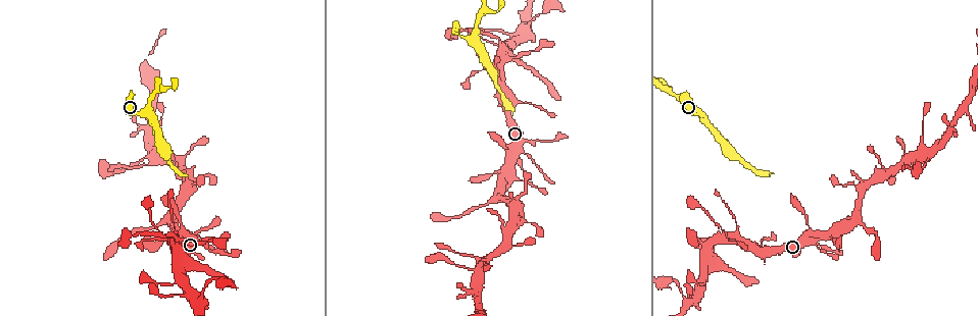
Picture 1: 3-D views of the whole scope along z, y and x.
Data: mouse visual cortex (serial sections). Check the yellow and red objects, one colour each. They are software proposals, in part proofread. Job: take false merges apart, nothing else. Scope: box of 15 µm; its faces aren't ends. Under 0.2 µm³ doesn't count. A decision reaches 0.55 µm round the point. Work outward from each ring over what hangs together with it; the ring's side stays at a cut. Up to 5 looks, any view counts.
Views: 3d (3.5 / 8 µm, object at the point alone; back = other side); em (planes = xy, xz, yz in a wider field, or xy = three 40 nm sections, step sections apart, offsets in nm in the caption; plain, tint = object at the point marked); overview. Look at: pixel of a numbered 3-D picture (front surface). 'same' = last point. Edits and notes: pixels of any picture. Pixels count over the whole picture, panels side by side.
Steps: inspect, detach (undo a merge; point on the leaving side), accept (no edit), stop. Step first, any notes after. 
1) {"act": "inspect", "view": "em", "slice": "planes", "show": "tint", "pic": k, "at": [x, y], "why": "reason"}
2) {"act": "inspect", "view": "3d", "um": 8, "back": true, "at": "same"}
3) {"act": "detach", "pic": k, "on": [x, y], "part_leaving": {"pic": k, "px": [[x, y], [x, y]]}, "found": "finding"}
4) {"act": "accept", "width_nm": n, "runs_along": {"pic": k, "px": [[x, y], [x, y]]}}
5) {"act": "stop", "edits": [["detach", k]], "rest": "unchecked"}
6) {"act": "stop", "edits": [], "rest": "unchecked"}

{"act": "inspect", "view": "3d", "um": 3.5, "pic": 1, "at": [484, 11], "why": "three-way junction"}

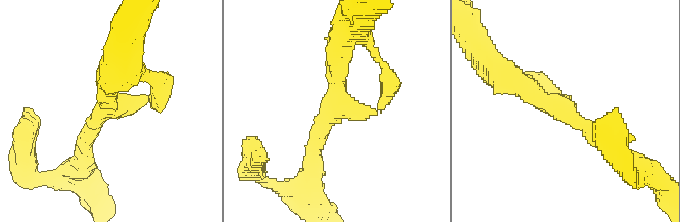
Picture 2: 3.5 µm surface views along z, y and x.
{"act": "accept", "arm_widths_nm": [150, 250, 300], "runs_along": {"pic": 2, "px": [[610, 149], [513, 71]]}, "found": "all the same cell"}

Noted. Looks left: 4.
{"act": "inspect", "view": "3d", "um": 3.5, "pic": 1, "at": [526, 29]}

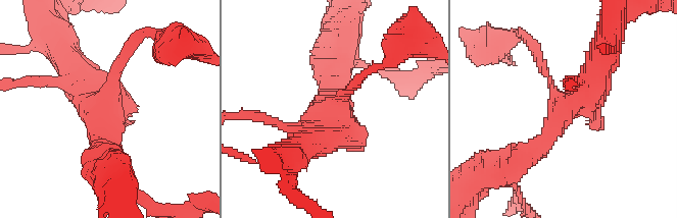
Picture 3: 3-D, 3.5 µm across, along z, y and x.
{"act": "inspect", "view": "em", "slice": "xy", "step": 1, "show": "tint", "pic": 3, "at": [103, 103], "why": "need the tissue"}

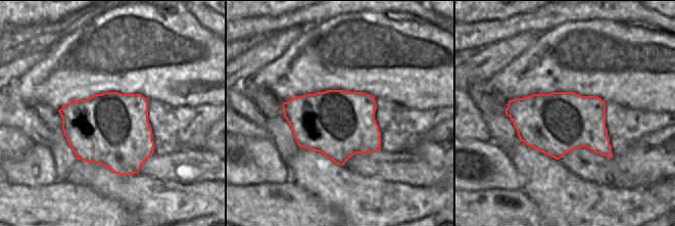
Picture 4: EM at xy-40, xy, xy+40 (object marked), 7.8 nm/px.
{"act": "accept", "runs_along": {"pic": 3, "px": [[298, 148], [327, 131], [355, 85]]}, "found": "continuous, no second cell"}

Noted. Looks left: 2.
{"act": "stop", "edits": [], "rest": "unchecked"}

